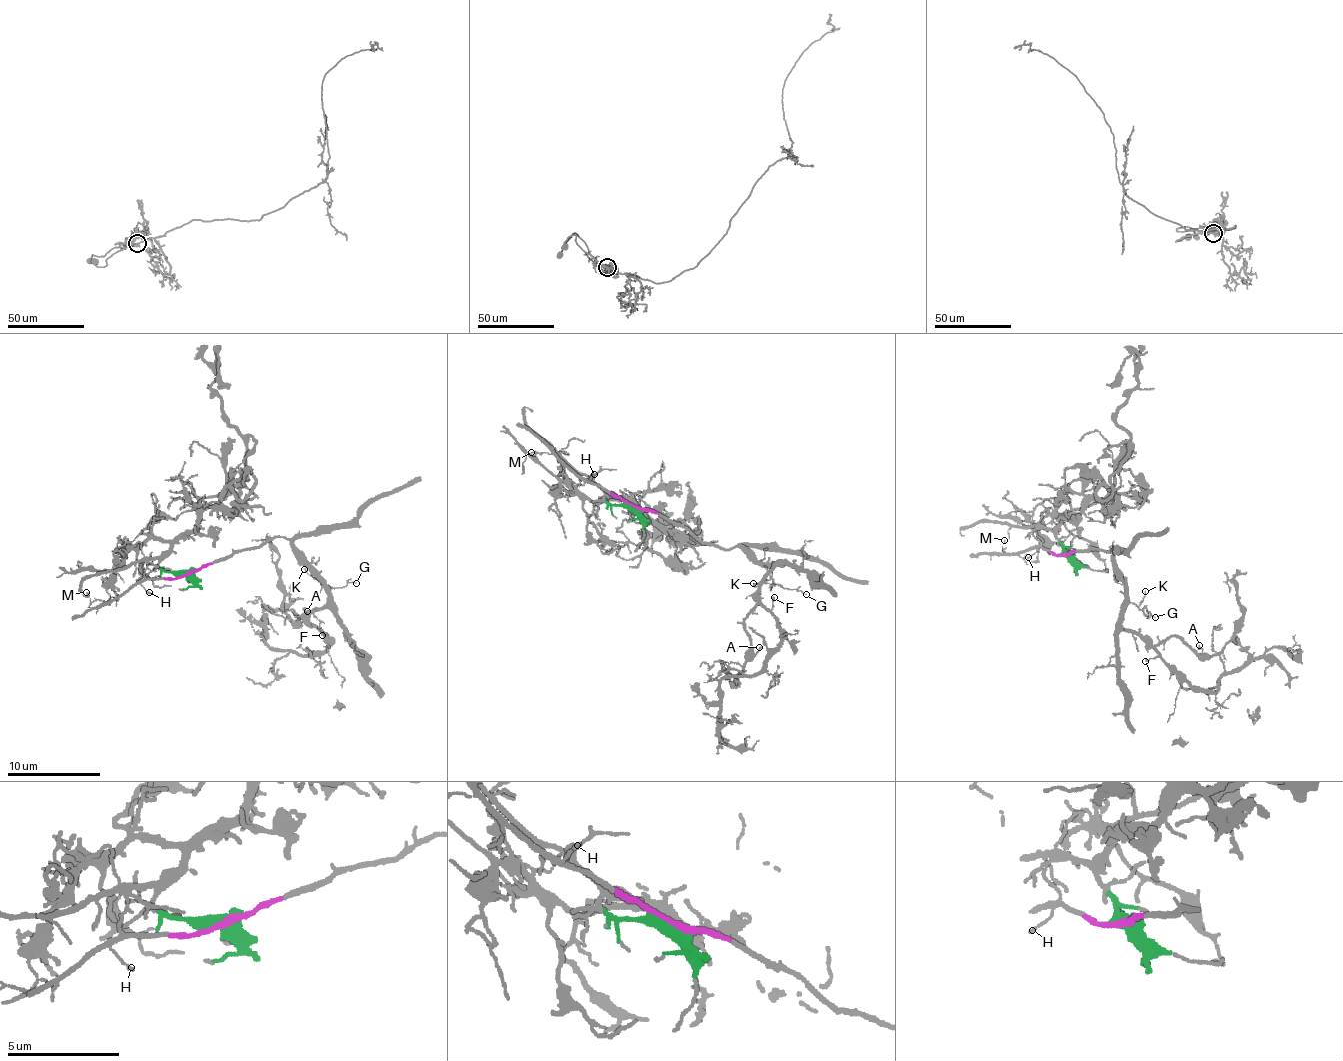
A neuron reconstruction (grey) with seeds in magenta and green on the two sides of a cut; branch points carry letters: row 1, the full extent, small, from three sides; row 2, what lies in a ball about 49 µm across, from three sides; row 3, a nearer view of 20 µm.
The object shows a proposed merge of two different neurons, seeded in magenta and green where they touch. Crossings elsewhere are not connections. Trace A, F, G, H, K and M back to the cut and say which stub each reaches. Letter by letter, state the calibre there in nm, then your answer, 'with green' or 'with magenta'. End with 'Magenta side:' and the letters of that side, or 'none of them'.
A: 120 nm thick; with magenta
F: 120 nm thick; with magenta
G: 60 nm thick; with magenta
H: 90 nm thick; with magenta
K: 80 nm thick; with magenta
M: 90 nm thick; with magenta
Magenta side: A, F, G, H, K, M

